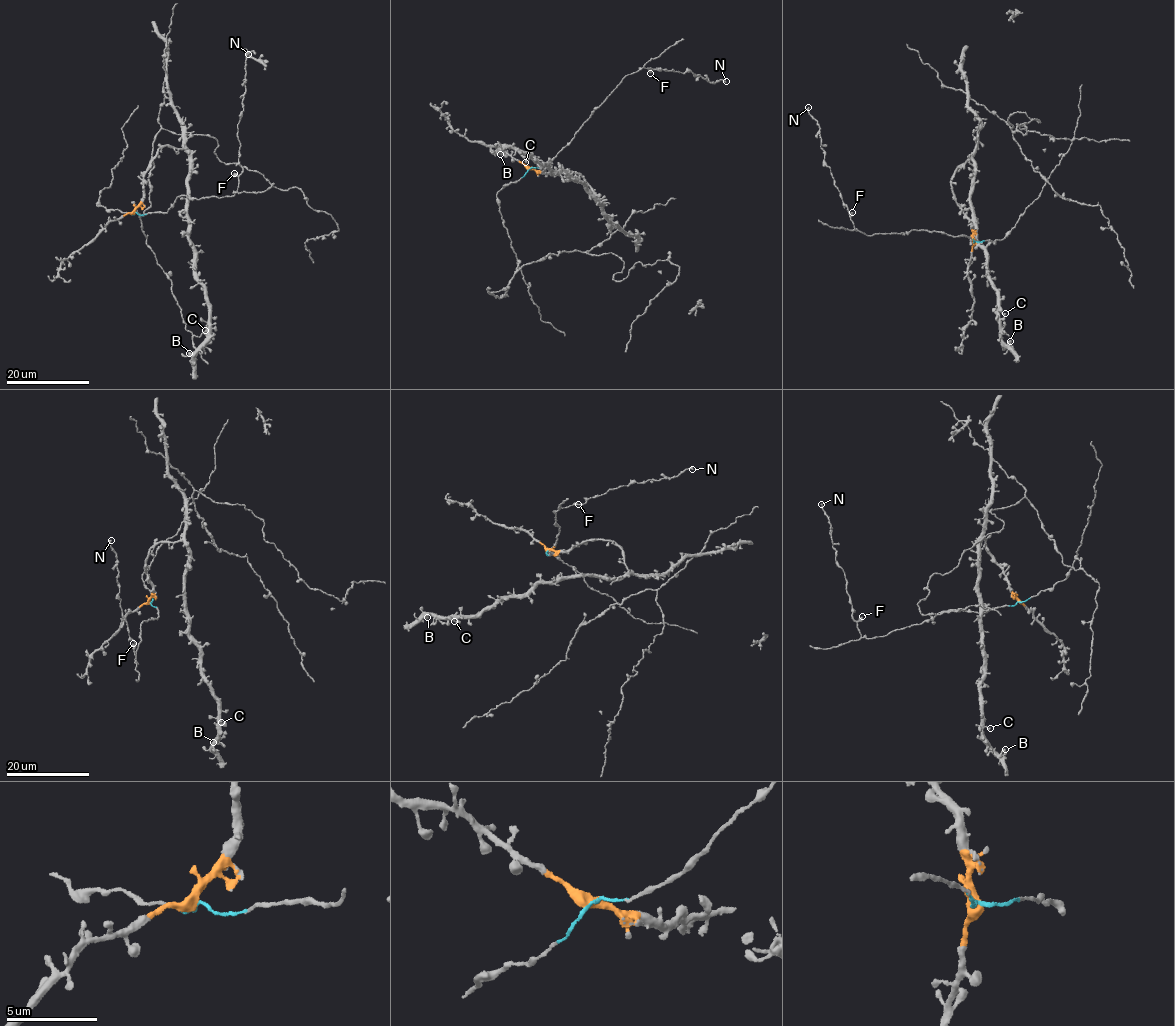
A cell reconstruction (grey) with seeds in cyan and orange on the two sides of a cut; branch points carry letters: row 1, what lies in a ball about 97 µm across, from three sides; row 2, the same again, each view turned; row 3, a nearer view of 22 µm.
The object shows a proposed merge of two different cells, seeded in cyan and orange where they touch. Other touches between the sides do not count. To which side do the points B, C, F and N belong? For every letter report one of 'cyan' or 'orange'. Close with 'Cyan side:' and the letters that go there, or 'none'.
B: orange
C: orange
F: cyan
N: cyan
Cyan side: F, N

